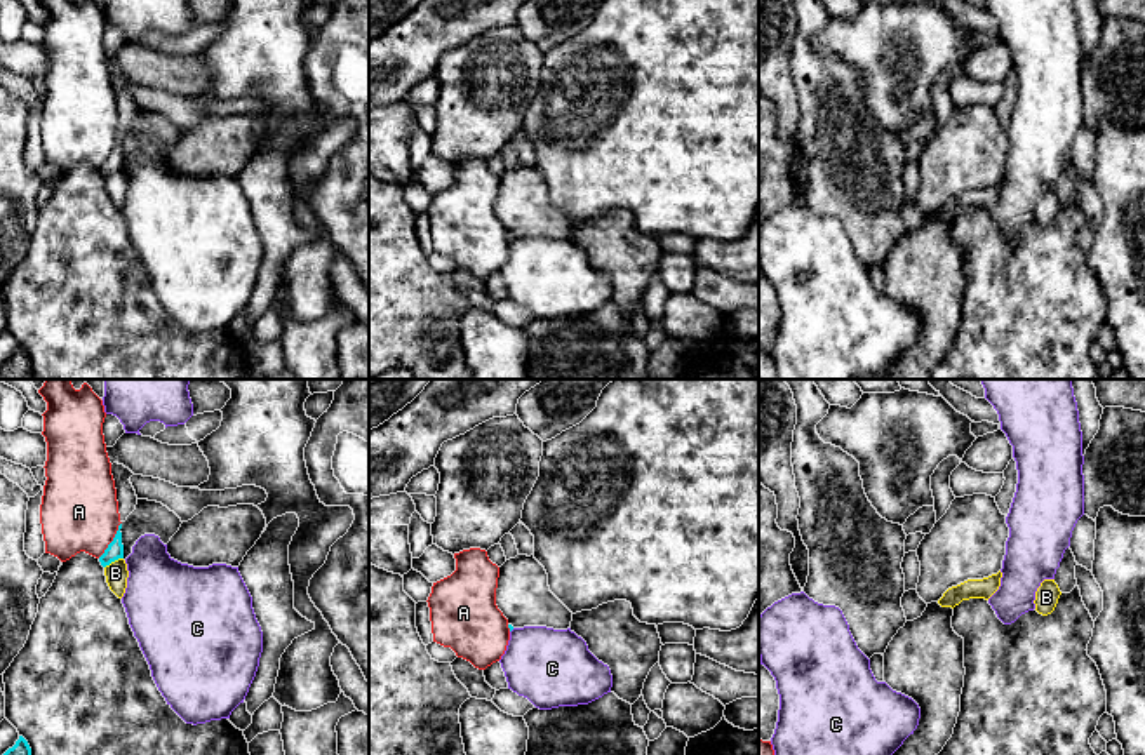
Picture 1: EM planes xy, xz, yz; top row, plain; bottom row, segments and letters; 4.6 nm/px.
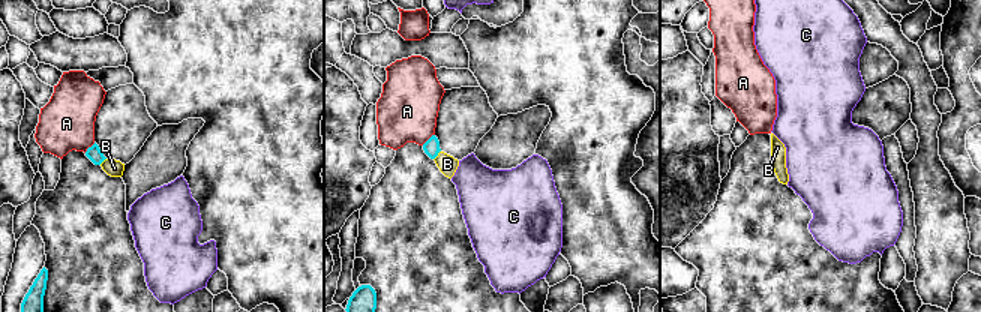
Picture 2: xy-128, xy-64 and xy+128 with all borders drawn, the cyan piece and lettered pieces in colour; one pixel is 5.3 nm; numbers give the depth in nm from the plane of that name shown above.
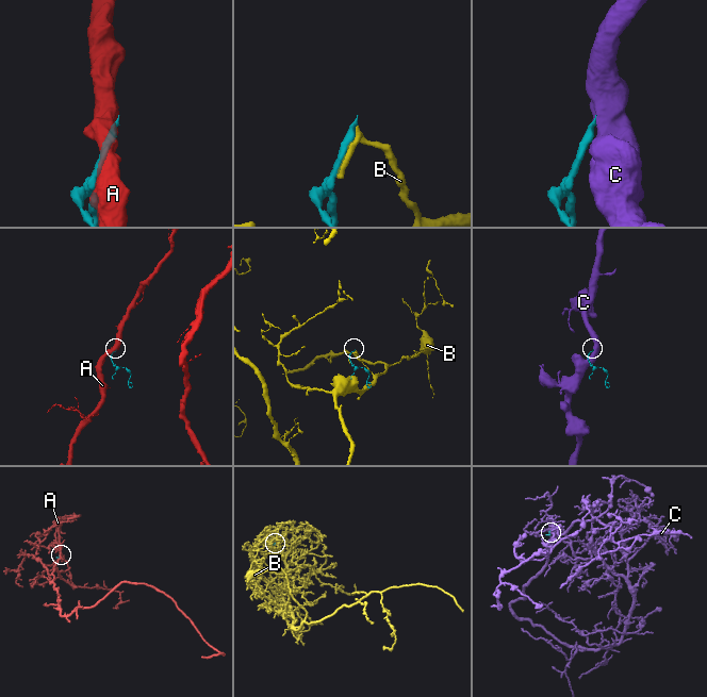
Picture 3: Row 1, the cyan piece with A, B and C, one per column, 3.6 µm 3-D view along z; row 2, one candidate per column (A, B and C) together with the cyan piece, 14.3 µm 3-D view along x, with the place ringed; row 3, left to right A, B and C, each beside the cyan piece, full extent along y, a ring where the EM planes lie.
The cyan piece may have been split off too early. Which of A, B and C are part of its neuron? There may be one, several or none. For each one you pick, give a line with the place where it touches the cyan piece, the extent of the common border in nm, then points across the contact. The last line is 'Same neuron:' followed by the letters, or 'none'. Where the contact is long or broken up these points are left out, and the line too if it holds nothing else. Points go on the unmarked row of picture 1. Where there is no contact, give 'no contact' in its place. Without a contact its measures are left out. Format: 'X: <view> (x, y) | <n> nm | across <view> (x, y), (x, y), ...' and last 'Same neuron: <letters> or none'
Same neuron: none

